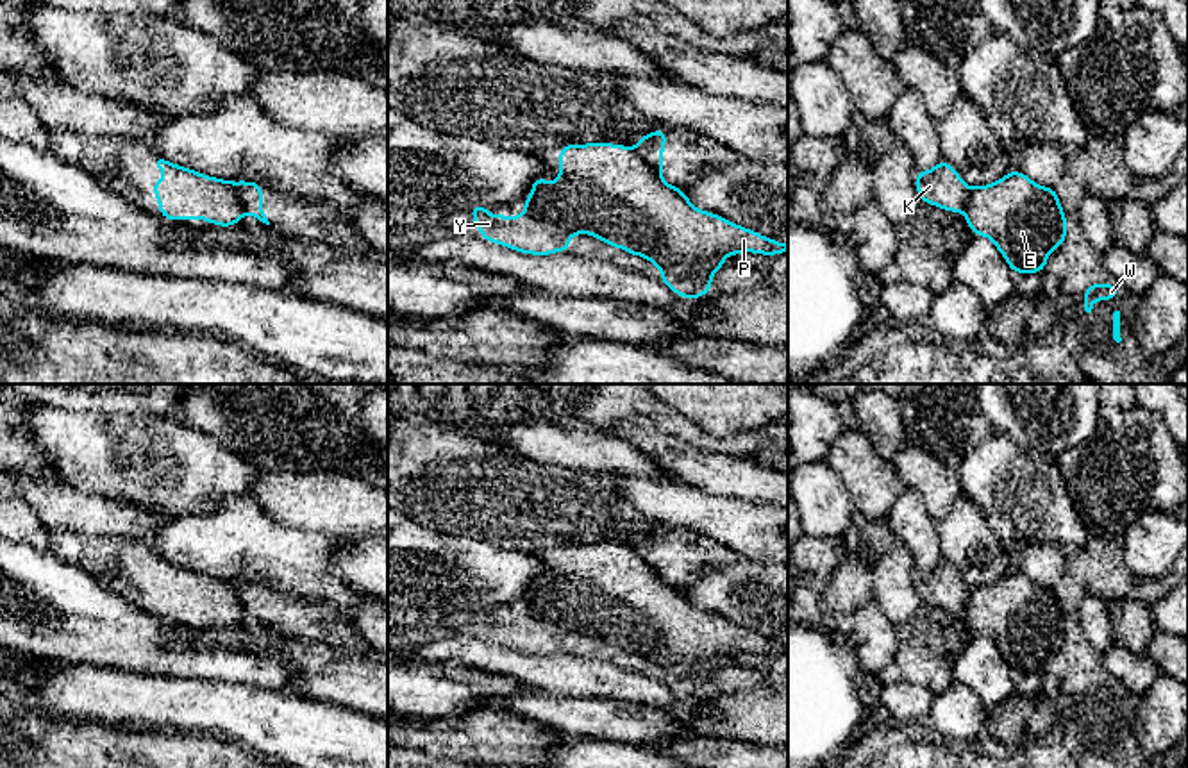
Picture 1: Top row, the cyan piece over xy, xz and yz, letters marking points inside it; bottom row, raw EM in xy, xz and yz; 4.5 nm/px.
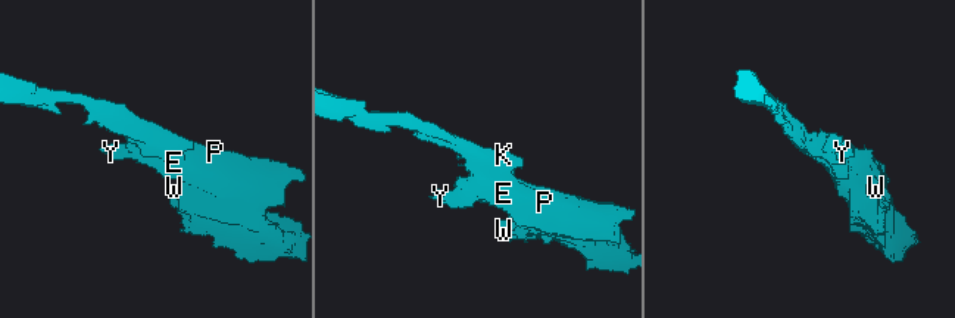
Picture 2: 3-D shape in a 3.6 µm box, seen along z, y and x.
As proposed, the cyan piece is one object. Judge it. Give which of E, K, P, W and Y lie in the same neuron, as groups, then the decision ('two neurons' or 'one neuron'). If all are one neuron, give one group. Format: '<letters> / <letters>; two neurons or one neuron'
E P W Y / K; two neurons

